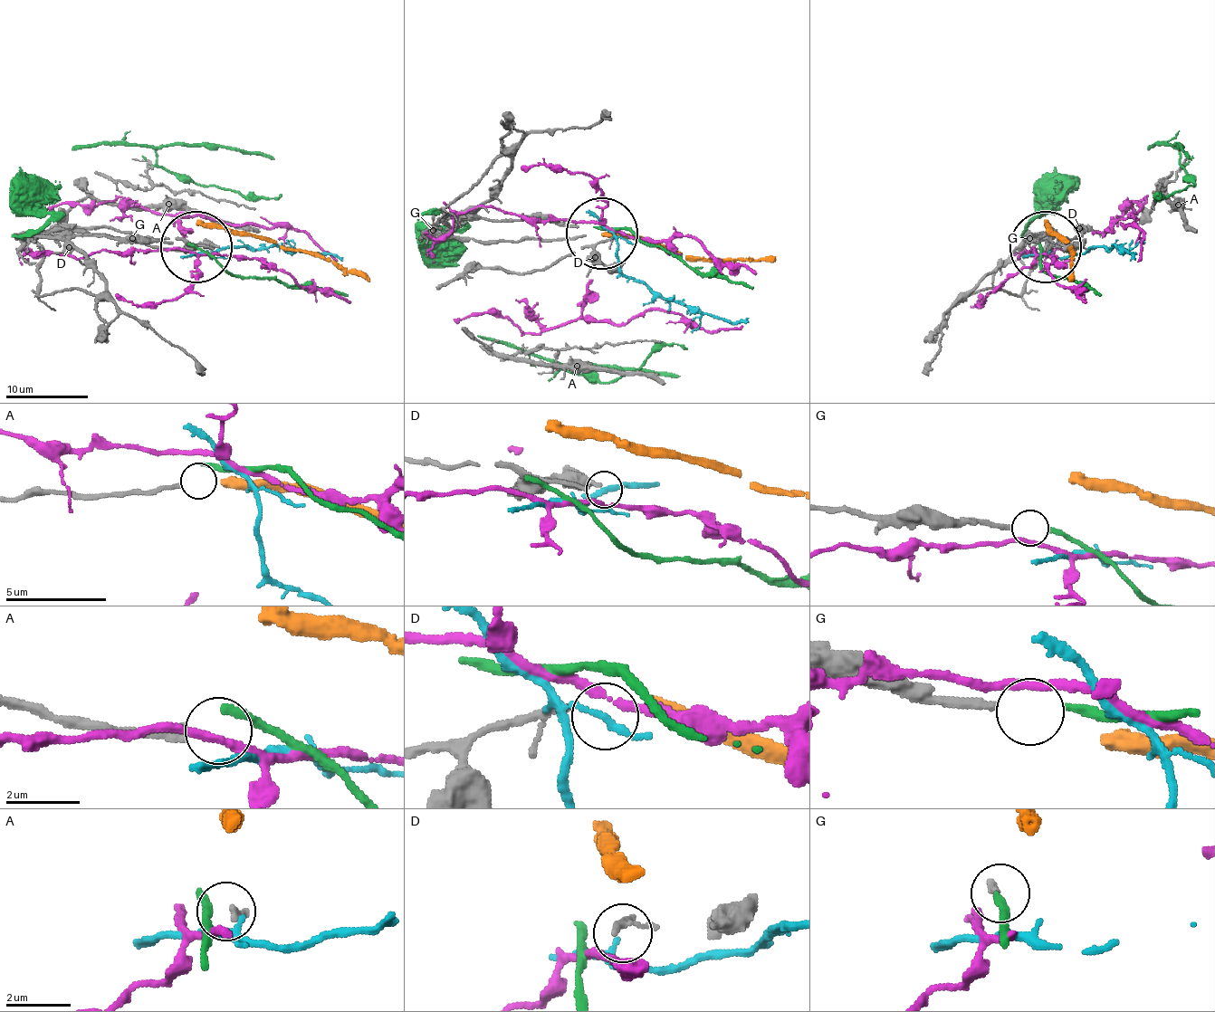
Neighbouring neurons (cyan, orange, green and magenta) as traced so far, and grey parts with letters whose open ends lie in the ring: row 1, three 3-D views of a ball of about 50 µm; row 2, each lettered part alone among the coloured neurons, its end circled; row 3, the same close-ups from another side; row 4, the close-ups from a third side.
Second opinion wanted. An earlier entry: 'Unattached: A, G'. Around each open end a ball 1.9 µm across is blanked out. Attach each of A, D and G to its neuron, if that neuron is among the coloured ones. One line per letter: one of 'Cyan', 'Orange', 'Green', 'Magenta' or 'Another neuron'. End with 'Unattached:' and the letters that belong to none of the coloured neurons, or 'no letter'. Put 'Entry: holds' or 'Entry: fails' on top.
Entry: fails
A: Another neuron
D: Another neuron
G: Green
Unattached: A, D

